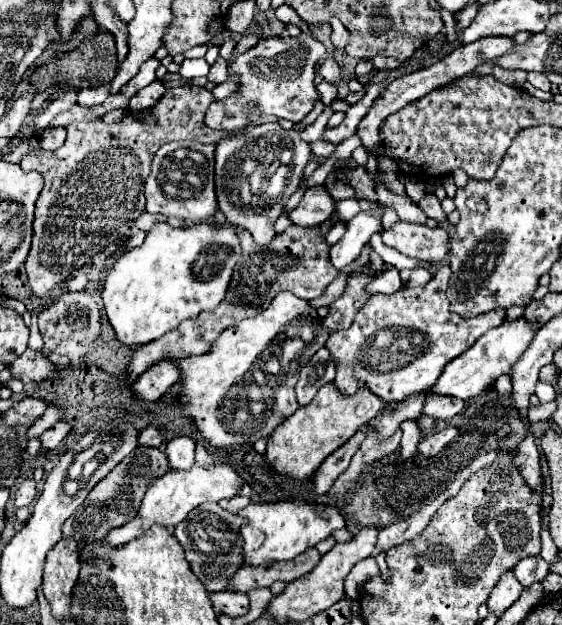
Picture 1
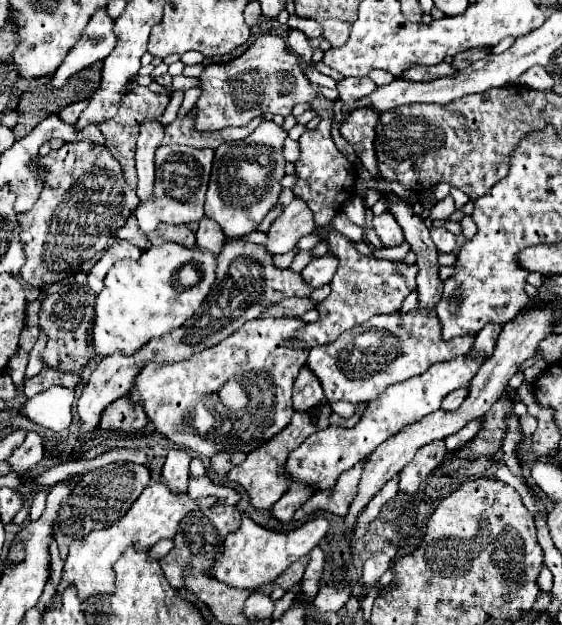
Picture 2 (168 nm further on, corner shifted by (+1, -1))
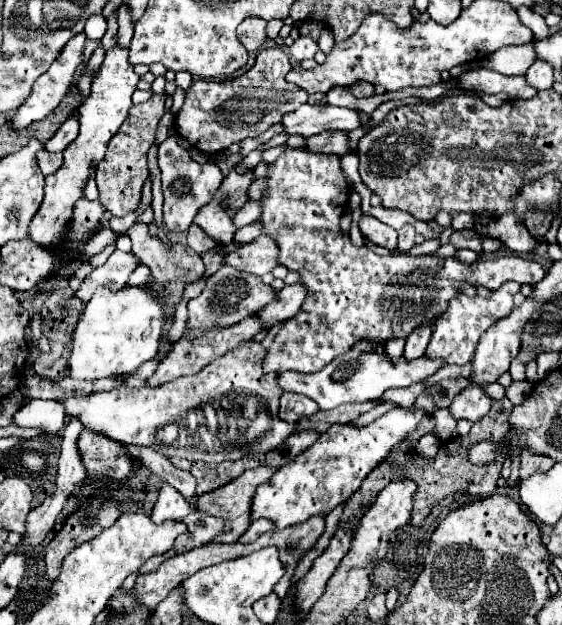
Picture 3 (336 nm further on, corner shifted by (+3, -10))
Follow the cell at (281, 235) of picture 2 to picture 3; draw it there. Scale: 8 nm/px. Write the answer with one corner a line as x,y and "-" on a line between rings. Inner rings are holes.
263,234
255,238
253,242
245,244
243,248
239,248
237,252
229,252
225,256
225,264
235,266
237,270
249,270
261,276
271,272
279,264
277,254
279,254
277,242
271,236

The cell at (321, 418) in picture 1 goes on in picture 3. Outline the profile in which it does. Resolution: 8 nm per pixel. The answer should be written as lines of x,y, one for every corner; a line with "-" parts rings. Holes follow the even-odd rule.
259,466
259,468
253,468
253,470
245,470
241,476
237,476
229,484
199,496
197,506
195,506
199,512
205,512
209,516
219,516
219,518
225,520
225,534
221,534
215,542
237,542
239,536
251,526
251,504
253,504
255,490
257,490
259,484
269,480
269,476
273,476
277,468
279,466

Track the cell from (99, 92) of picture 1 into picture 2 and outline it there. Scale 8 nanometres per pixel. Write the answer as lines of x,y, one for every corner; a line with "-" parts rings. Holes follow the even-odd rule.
79,101
79,103
67,105
67,107
59,113
59,119
61,119
61,121
65,121
65,123
75,125
75,123
77,123
77,119
79,119
79,115
81,115
81,111
87,107
87,103
89,103
89,101

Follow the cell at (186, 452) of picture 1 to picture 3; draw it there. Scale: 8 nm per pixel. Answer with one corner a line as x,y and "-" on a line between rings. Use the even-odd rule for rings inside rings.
163,482
159,490
159,498
153,506
151,518
153,522
165,522
165,520
183,520
191,512
189,502
183,498
179,490
175,490
169,482

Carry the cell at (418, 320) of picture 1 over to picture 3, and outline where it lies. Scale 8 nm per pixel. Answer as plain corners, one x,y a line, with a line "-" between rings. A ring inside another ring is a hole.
357,340
353,348
349,348
345,354
331,360
323,370
313,374
301,374
301,372
283,372
279,374
279,386
285,392
297,392
303,396
313,398
321,410
331,410
341,404
363,404
377,400
385,390
389,388
405,388
413,382
423,382
429,376
433,376
445,362
441,358
433,360
427,356
407,360
403,356
389,358
385,352
385,346
373,340

